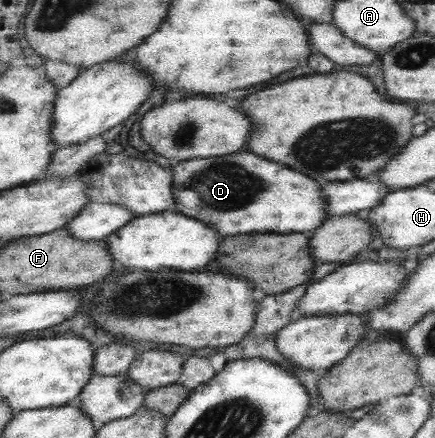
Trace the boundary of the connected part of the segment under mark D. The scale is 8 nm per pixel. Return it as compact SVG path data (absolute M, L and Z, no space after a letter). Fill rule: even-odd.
M246 149L230 155L178 162L171 171L177 211L216 227L222 238L240 233L313 232L330 217L328 200L316 179Z

